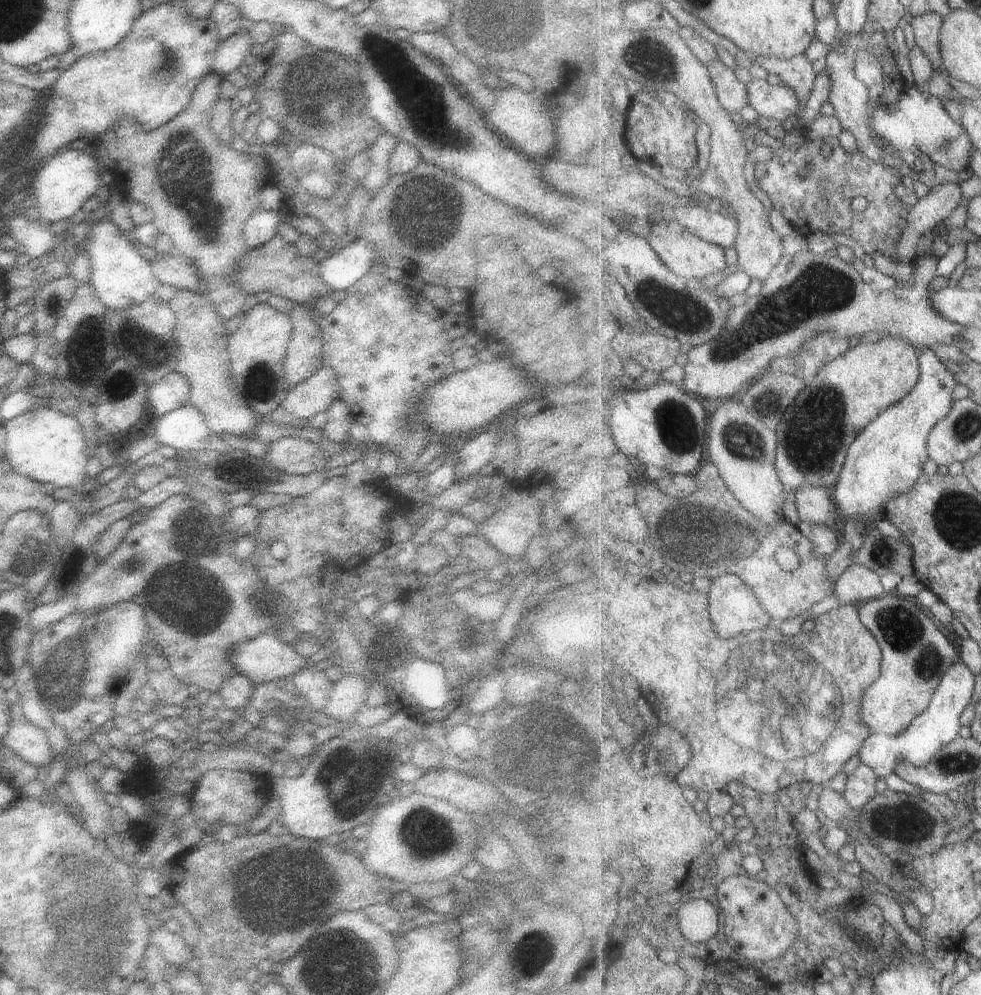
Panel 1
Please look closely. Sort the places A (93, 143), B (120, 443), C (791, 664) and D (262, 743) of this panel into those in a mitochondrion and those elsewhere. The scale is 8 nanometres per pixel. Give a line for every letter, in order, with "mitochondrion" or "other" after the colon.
A: other
B: other
C: other
D: other

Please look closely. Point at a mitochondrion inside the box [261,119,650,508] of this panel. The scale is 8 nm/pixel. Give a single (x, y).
(425, 212)

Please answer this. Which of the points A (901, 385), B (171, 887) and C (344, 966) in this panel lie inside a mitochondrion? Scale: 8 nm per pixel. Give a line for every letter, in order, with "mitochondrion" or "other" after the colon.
A: other
B: other
C: mitochondrion

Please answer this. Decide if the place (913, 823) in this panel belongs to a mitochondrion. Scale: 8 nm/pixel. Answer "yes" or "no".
yes

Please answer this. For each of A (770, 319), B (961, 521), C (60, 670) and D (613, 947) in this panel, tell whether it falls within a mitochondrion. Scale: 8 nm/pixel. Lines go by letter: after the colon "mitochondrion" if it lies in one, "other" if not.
A: mitochondrion
B: mitochondrion
C: mitochondrion
D: other

